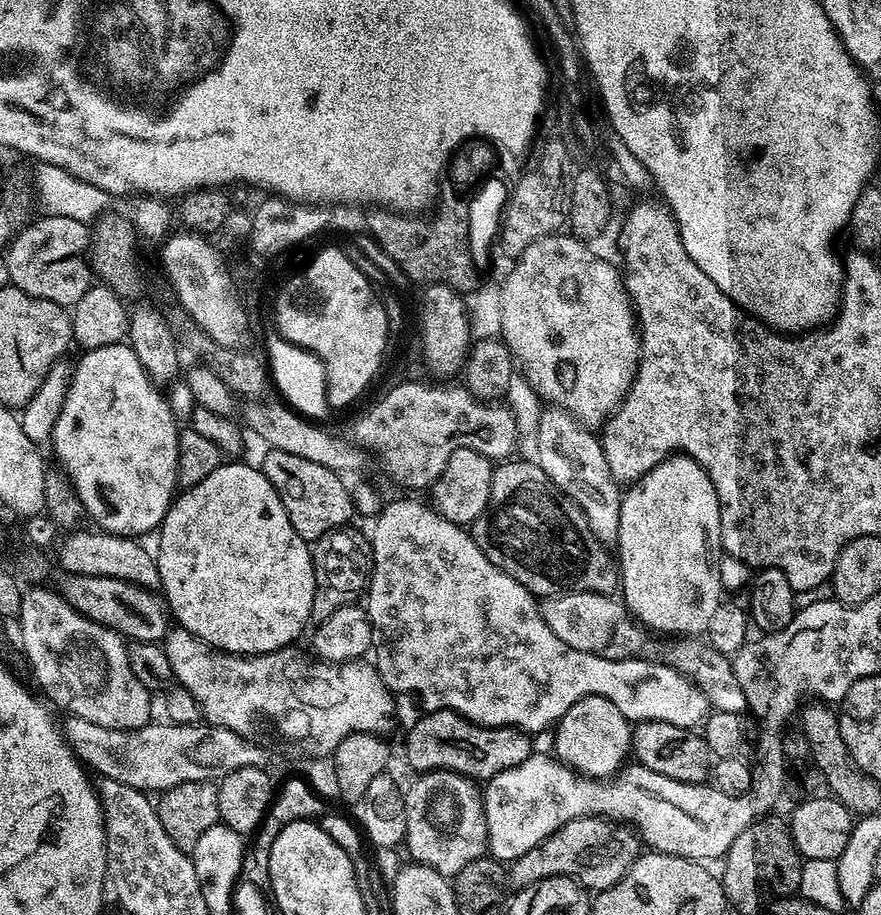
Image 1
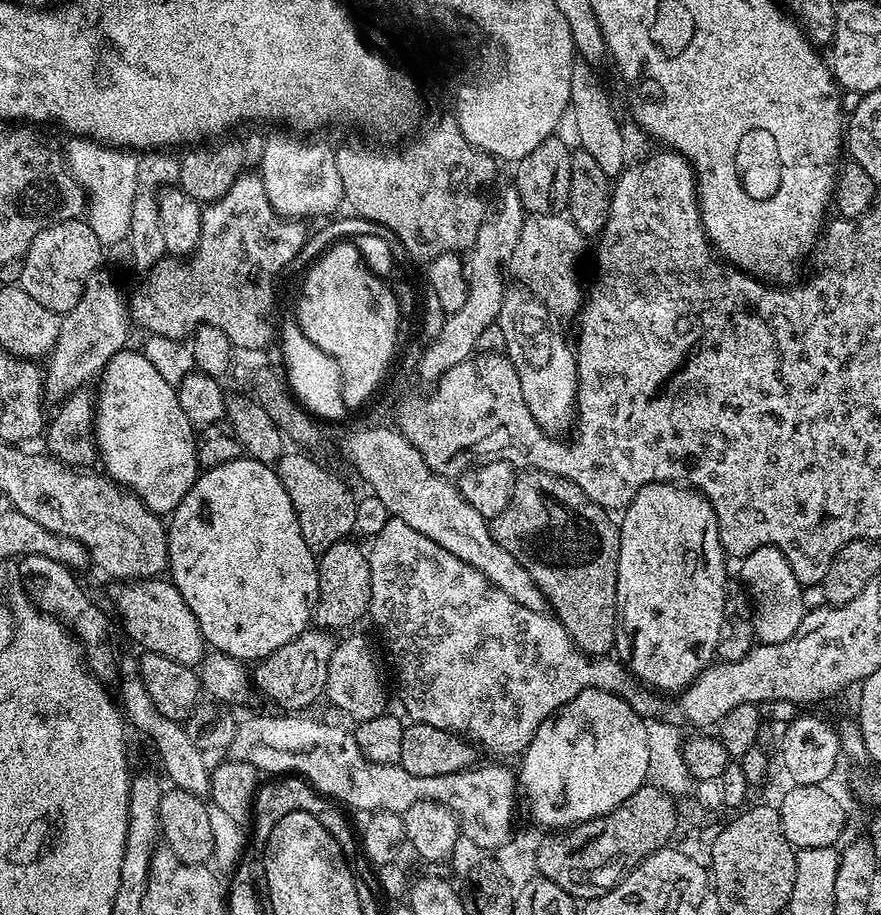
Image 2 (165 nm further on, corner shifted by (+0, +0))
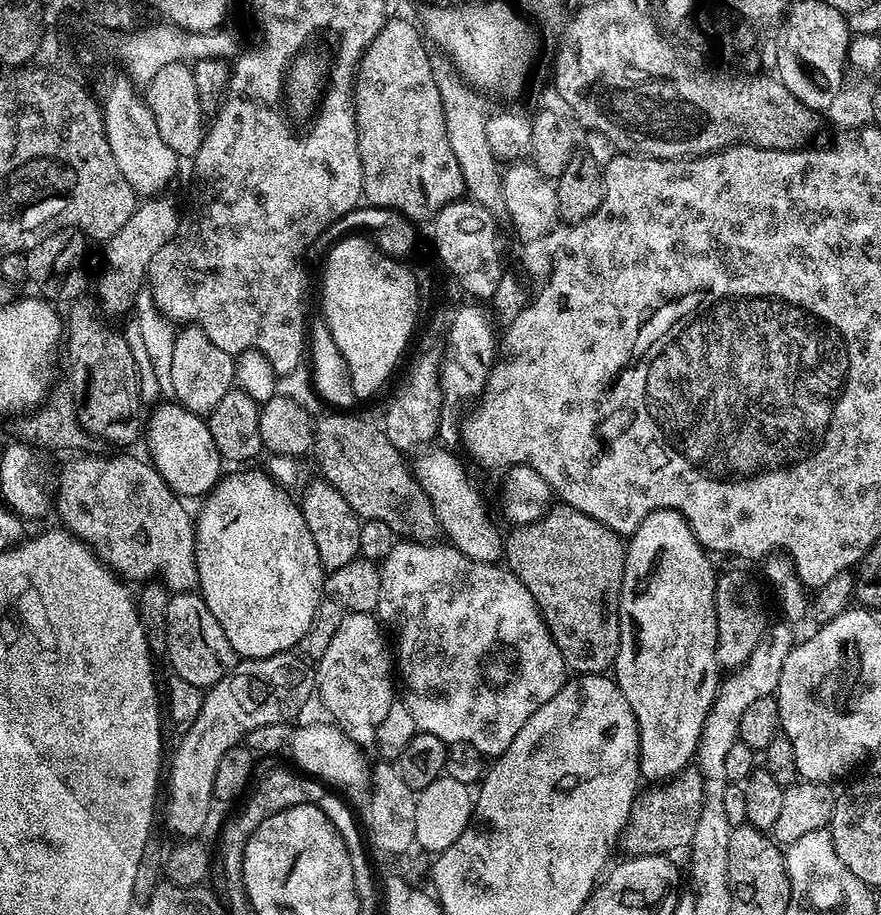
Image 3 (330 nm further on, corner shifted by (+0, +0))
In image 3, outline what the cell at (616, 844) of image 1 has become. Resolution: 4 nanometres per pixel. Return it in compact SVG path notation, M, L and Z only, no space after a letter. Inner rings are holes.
M689 766L673 779L646 788L632 804L628 825L620 836L619 847L625 848L629 857L663 856L673 854L679 848L687 849L694 838L694 830L698 826L704 805L704 779L700 769Z

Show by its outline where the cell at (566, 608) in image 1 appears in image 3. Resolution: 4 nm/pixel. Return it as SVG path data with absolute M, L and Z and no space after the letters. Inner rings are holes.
M430 448L419 453L415 457L416 464L413 463L412 469L413 475L426 490L427 497L434 506L441 533L452 547L470 559L497 563L503 557L504 538L492 524L481 494L468 480L463 466L452 453L434 449Z

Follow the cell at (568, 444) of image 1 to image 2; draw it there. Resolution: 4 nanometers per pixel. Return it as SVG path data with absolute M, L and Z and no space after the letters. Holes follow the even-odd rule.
M514 284L514 287L511 285L504 291L497 324L503 334L504 354L518 374L522 398L526 402L526 408L530 410L531 417L548 436L558 438L565 435L564 432L575 425L577 364L575 351L569 341L567 344L561 328L557 325L557 319L537 296L527 288Z

